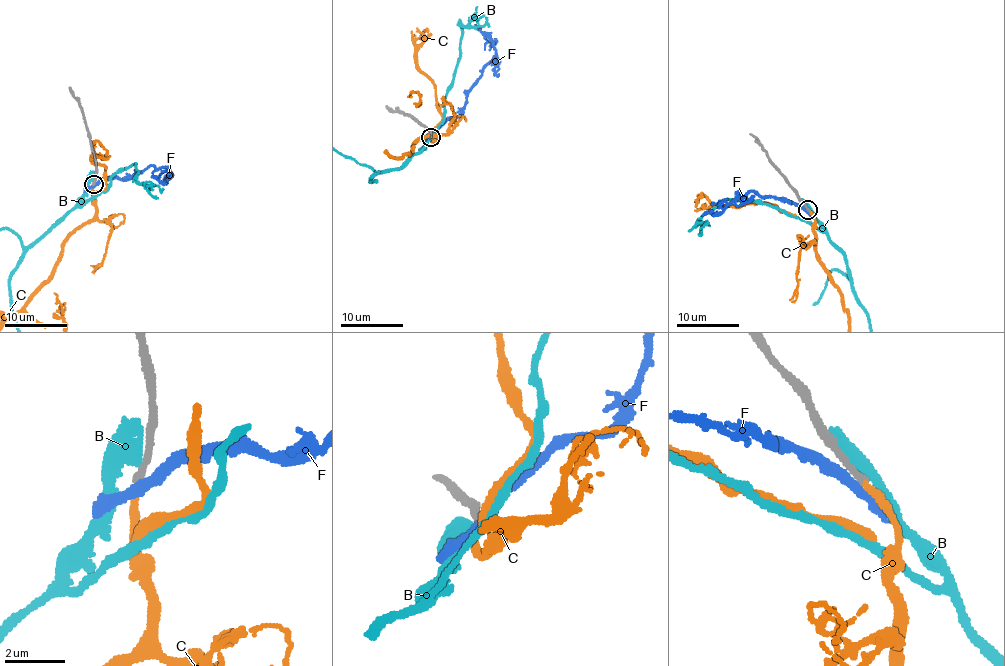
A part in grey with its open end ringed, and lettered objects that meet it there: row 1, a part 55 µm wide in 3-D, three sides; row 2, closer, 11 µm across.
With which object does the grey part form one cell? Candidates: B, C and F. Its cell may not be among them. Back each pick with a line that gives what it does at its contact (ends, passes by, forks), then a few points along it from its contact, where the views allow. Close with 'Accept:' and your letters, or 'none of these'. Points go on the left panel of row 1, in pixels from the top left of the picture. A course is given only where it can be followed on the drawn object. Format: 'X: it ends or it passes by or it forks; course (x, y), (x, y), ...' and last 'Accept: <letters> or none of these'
C: it ends
Accept: C

